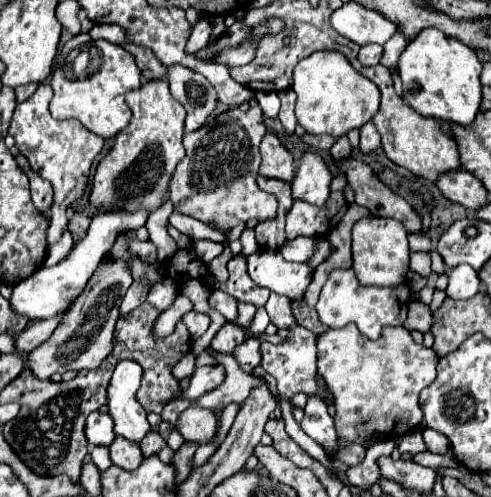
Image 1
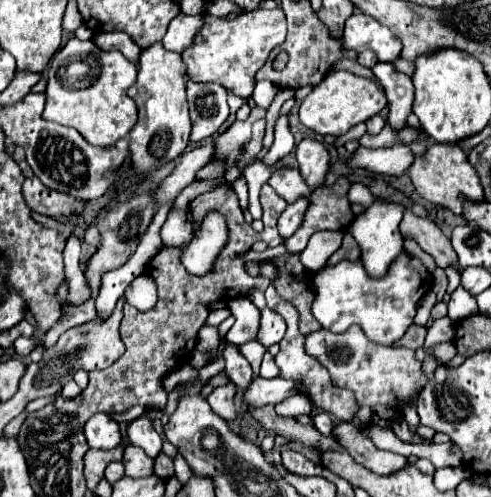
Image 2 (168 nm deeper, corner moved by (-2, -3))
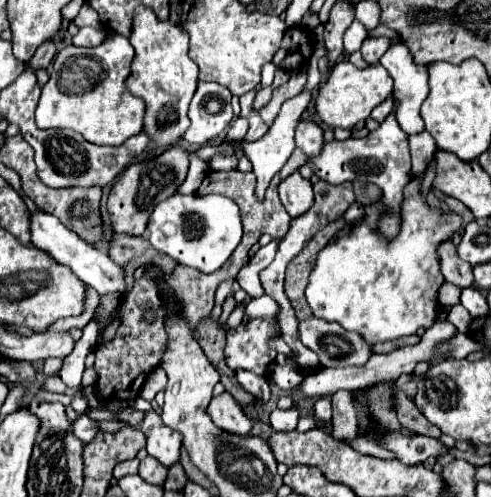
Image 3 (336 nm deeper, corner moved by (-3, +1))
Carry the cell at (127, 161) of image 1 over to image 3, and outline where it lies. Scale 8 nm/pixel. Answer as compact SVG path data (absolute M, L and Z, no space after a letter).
M138 7L130 43L136 55L132 61L132 73L126 79L126 87L132 95L144 99L146 103L144 133L158 147L172 147L190 127L188 105L198 83L198 67L188 57L188 35L178 25L158 21L152 9Z

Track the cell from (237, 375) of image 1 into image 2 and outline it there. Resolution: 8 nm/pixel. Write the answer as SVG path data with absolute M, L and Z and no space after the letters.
M255 377L253 383L243 391L243 401L253 407L263 407L263 405L275 405L281 403L283 399L295 395L295 383L287 379L261 379Z

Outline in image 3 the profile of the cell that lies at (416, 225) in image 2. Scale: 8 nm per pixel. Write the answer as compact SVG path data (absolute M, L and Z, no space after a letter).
M442 241L438 247L440 255L440 269L446 281L458 285L460 289L472 285L472 267L468 269L468 263L458 259L456 245L452 241Z

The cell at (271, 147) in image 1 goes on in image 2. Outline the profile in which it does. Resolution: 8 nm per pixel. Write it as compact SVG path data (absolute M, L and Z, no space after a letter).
M283 169L283 171L275 171L269 179L269 185L277 191L279 197L283 197L287 203L295 203L301 197L309 197L311 189L305 183L305 179L301 177L301 173L297 169Z

